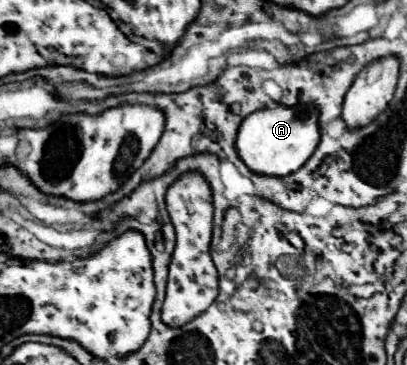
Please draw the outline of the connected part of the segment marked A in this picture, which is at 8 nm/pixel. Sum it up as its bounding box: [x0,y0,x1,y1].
[237,107,321,177]

